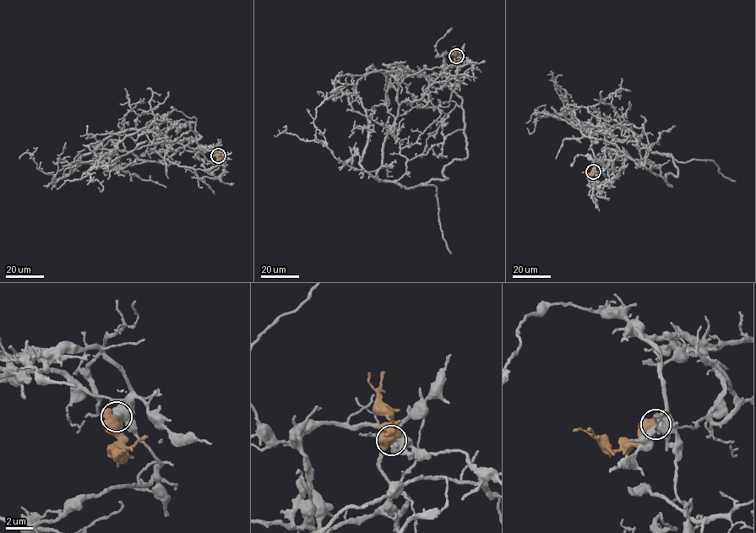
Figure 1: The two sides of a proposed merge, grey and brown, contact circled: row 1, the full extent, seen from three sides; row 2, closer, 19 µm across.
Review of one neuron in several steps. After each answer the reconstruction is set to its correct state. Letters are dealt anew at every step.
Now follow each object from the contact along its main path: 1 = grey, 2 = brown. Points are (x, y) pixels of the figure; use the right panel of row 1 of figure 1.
1: (593, 171), (590, 158), (601, 161), (591, 129), (625, 120), (638, 136), (578, 126), (547, 74)
2: (593, 171), (587, 175), (582, 172)

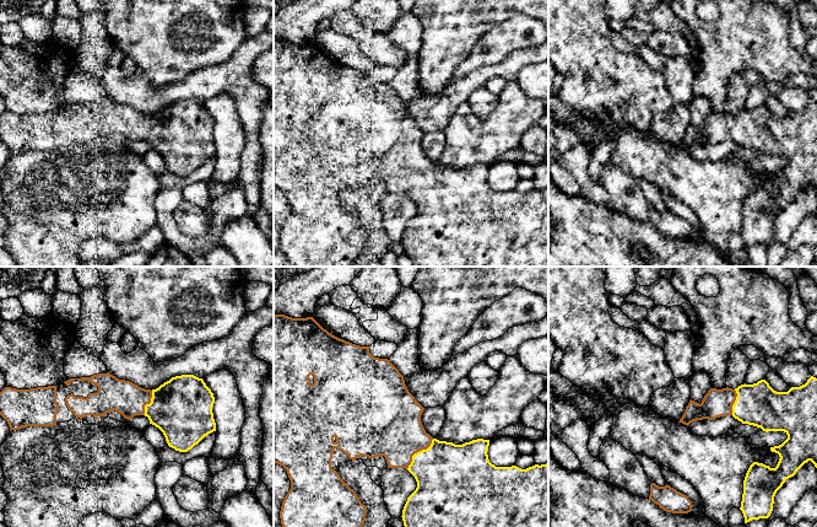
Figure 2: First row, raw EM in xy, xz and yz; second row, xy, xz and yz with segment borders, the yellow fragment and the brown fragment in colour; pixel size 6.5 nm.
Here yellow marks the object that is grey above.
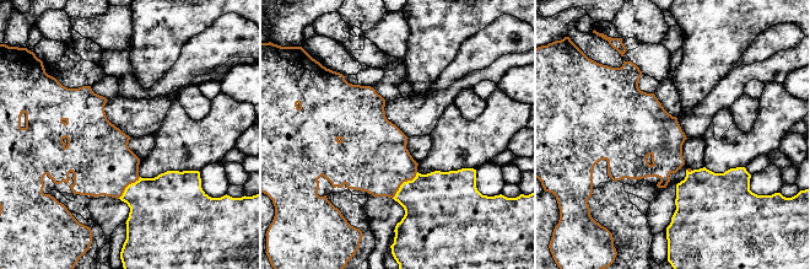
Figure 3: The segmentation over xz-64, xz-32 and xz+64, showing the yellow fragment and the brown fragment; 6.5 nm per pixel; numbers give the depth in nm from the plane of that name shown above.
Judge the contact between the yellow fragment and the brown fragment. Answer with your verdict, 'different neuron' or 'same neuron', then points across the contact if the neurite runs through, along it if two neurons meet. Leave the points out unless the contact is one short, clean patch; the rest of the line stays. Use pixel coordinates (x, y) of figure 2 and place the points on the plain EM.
same neuron; way xz (447, 199), (417, 177), (390, 150)

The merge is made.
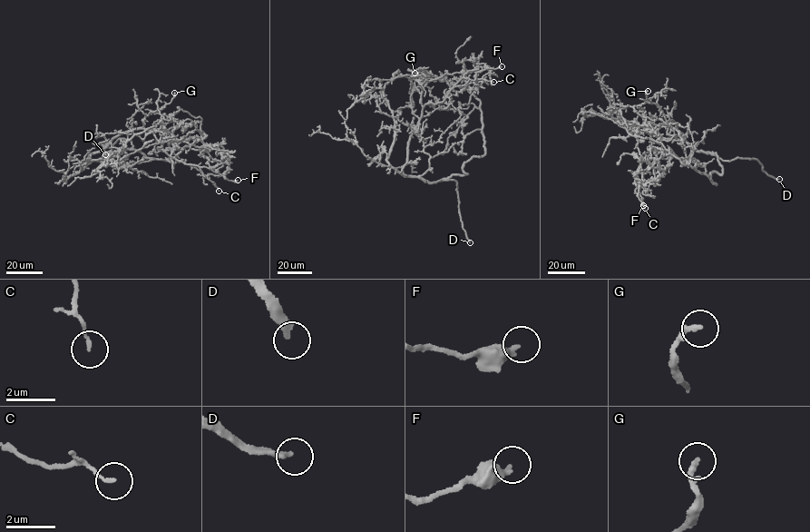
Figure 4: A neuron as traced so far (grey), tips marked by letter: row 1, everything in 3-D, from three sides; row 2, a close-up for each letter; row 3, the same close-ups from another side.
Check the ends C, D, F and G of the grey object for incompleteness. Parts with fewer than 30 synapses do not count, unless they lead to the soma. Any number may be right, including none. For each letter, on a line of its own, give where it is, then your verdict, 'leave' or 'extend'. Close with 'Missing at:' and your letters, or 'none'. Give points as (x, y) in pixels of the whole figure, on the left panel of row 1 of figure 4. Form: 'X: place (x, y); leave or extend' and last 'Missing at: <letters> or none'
C: place (219, 191); leave
D: place (105, 154); extend
F: place (238, 180); leave
G: place (174, 93); leave
Missing at: D

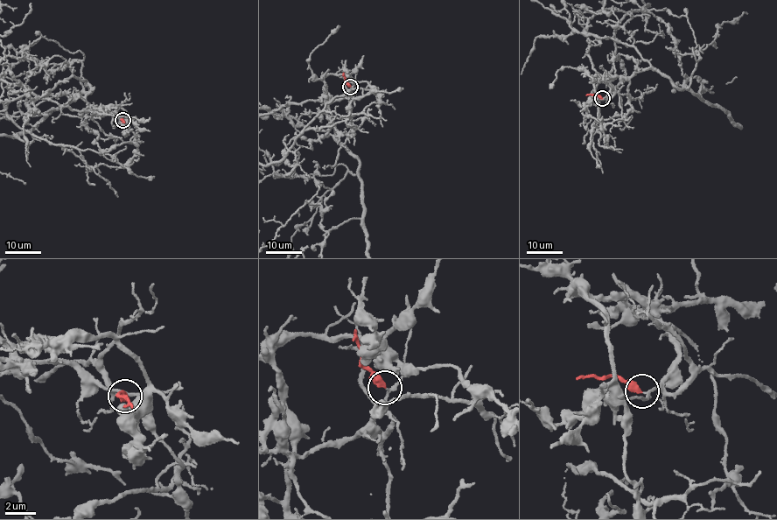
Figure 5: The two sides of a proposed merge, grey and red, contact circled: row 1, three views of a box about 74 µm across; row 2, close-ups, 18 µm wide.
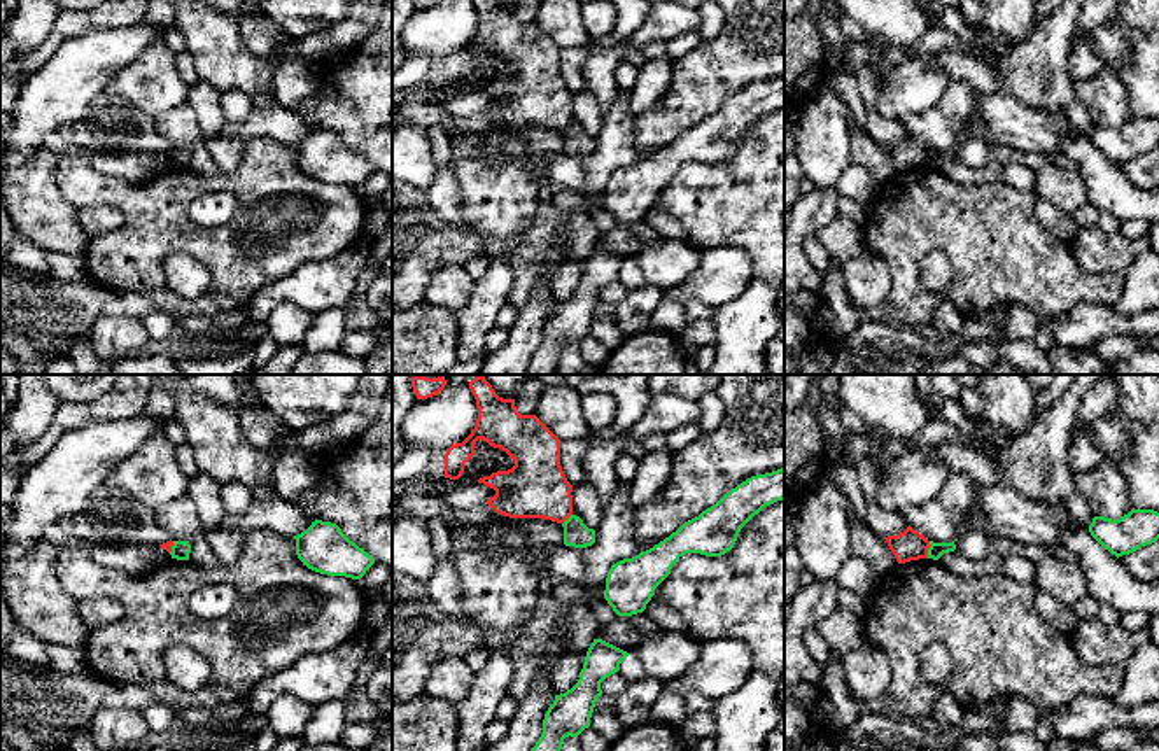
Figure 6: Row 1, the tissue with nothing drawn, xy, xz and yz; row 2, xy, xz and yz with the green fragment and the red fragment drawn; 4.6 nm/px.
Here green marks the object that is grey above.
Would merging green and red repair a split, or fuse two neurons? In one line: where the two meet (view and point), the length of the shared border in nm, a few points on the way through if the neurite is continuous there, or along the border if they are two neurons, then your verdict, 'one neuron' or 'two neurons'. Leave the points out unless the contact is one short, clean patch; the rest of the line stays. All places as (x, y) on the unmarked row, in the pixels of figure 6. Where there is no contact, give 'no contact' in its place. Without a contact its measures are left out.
yz (928, 158) | 80 nm | along yz (930, 149), (927, 165) | two neurons

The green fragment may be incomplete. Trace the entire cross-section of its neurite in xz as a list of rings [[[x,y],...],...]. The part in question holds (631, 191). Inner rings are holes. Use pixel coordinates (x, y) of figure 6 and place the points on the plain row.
[[[784,75],[748,86],[653,156],[613,172],[606,186],[604,207],[618,224],[643,221],[655,196],[683,163],[725,163],[755,123],[783,107]]]

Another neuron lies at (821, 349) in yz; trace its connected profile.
[[[818,327],[807,340],[807,350],[798,359],[798,369],[802,375],[828,375],[837,352],[844,347],[846,336],[828,336]]]

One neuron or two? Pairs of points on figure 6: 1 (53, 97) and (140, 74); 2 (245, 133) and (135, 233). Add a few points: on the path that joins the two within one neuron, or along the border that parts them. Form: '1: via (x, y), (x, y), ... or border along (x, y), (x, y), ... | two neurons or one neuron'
1: border along (139, 55), (114, 76), (100, 97) | two neurons
2: border along (247, 142), (238, 165), (223, 175) | two neurons

